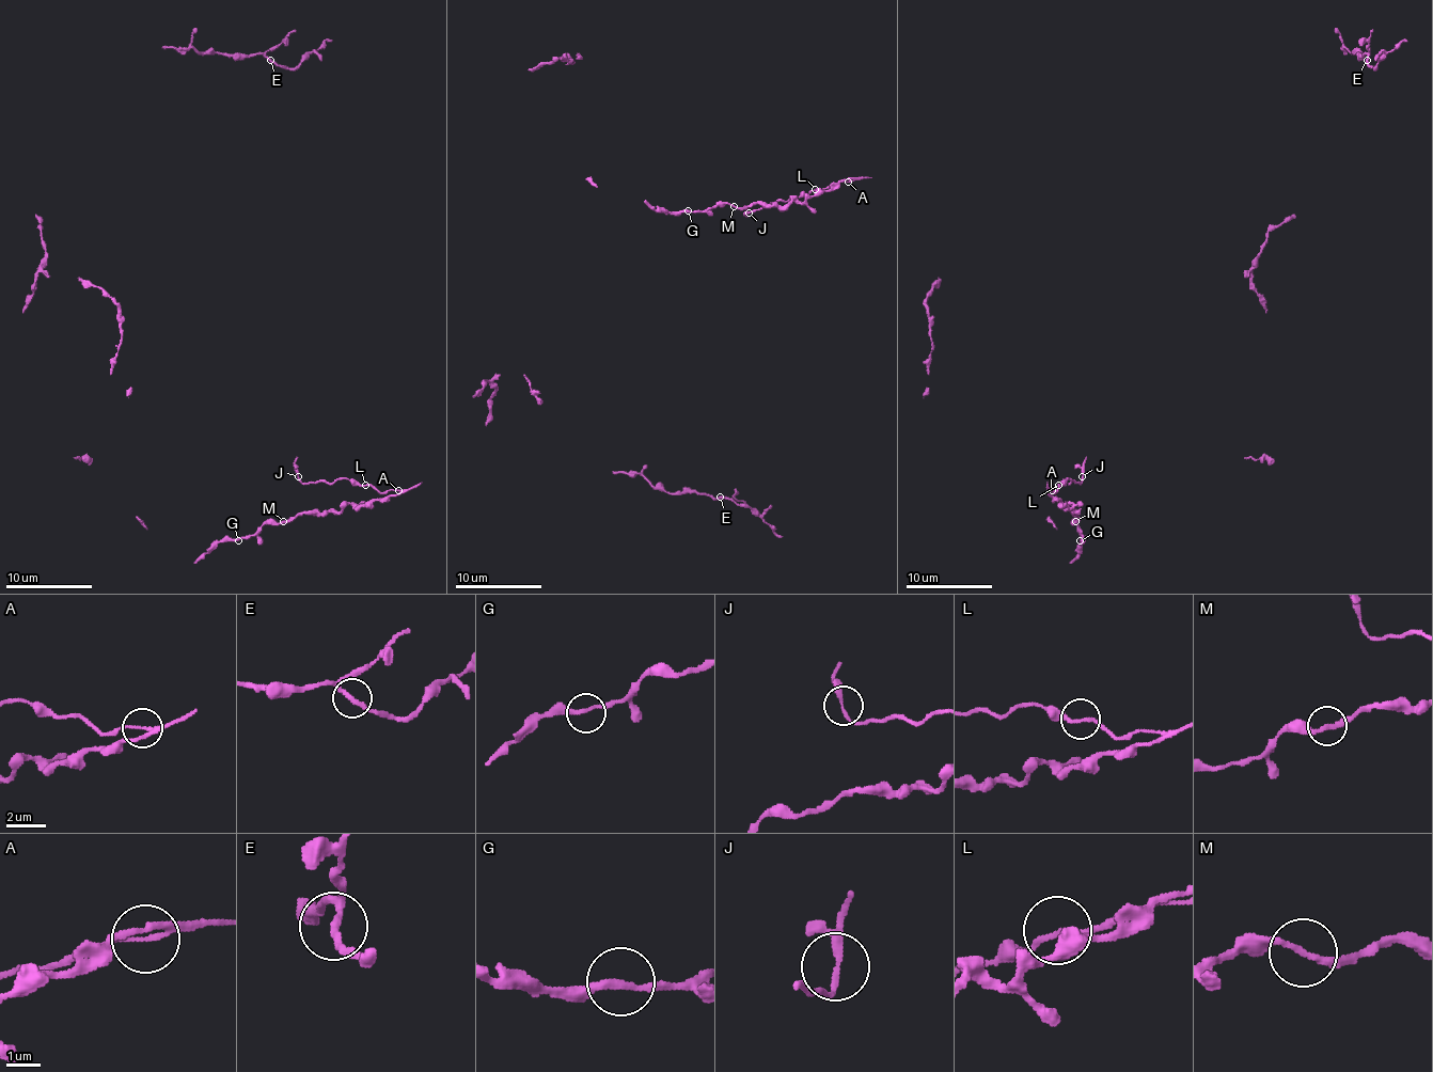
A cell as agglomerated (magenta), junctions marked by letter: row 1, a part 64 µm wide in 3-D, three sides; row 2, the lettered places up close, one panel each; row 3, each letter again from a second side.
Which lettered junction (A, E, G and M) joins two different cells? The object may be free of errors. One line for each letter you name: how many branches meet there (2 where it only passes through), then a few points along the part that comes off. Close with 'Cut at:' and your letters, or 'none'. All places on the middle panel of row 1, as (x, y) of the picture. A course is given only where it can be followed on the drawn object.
A: branches 3; course (848, 183), (772, 202), (744, 215), (749, 217)
Cut at: A

